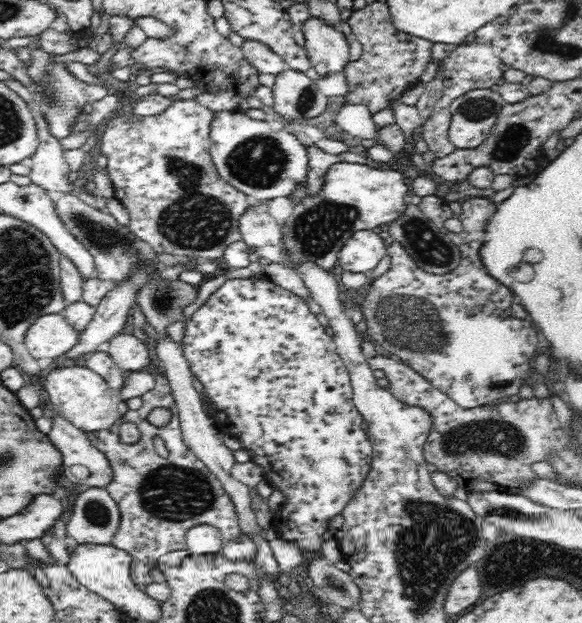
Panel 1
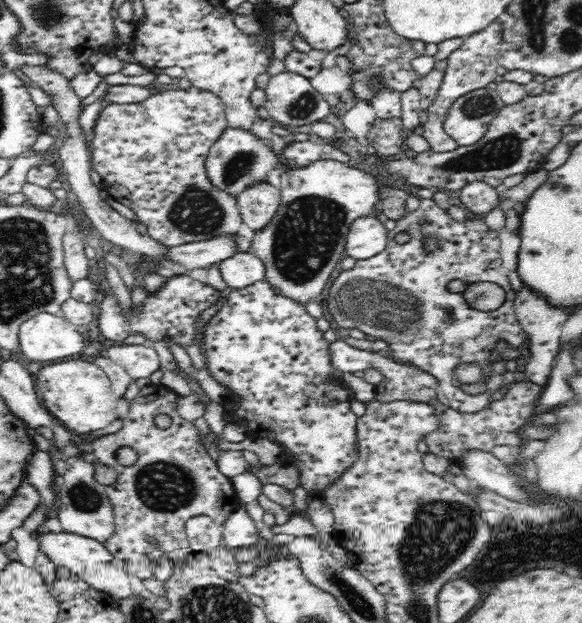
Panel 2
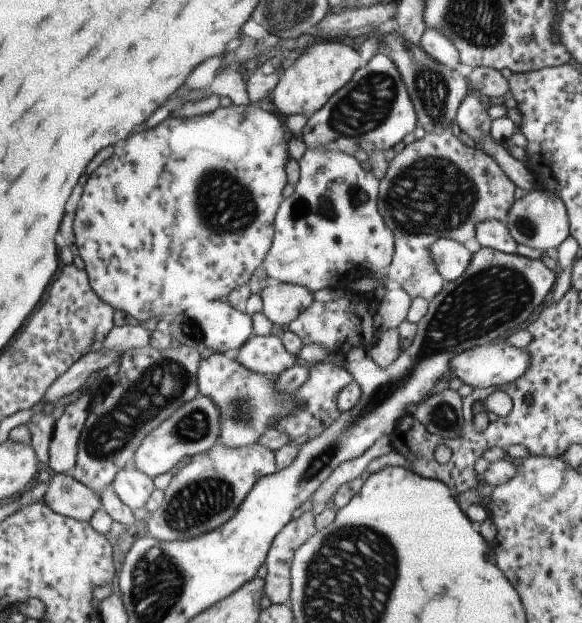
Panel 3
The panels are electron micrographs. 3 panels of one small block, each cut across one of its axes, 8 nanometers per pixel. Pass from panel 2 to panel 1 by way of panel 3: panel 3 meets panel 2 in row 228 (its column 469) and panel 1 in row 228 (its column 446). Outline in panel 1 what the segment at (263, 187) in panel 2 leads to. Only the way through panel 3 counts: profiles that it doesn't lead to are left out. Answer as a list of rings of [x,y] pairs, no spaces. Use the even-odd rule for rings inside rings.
[[[256,202],[239,218],[242,240],[252,248],[282,243],[281,224],[270,215],[270,202]]]

